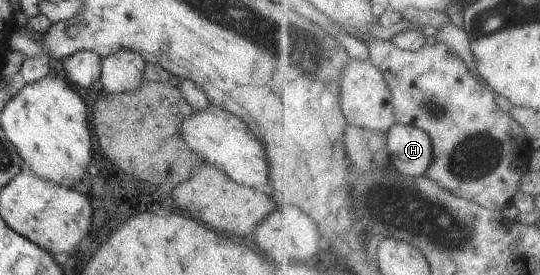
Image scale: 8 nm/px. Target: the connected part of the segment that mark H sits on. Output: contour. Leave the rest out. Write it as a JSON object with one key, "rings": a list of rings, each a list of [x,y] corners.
{"rings":[[[397,123],[389,133],[389,148],[397,172],[423,177],[436,161],[432,134],[413,124]]]}

